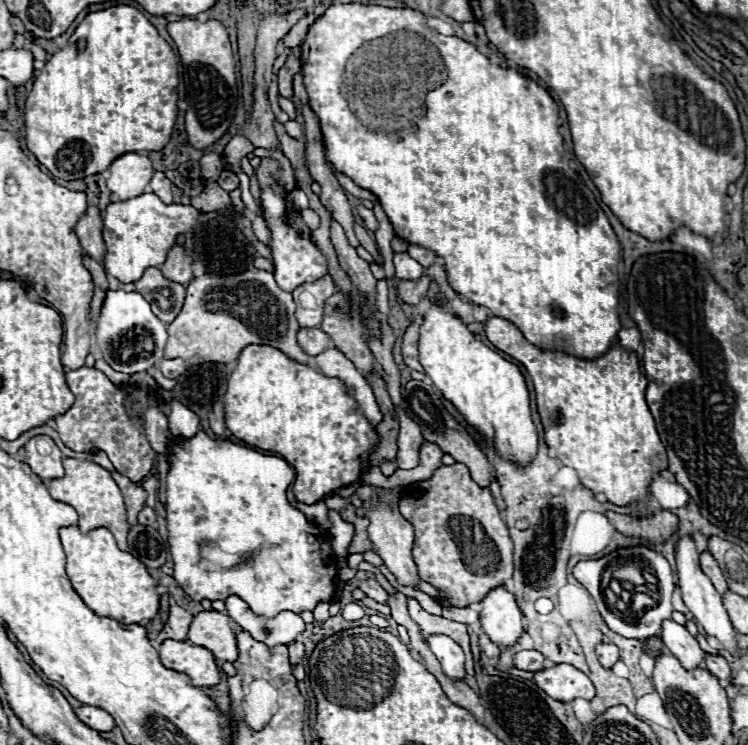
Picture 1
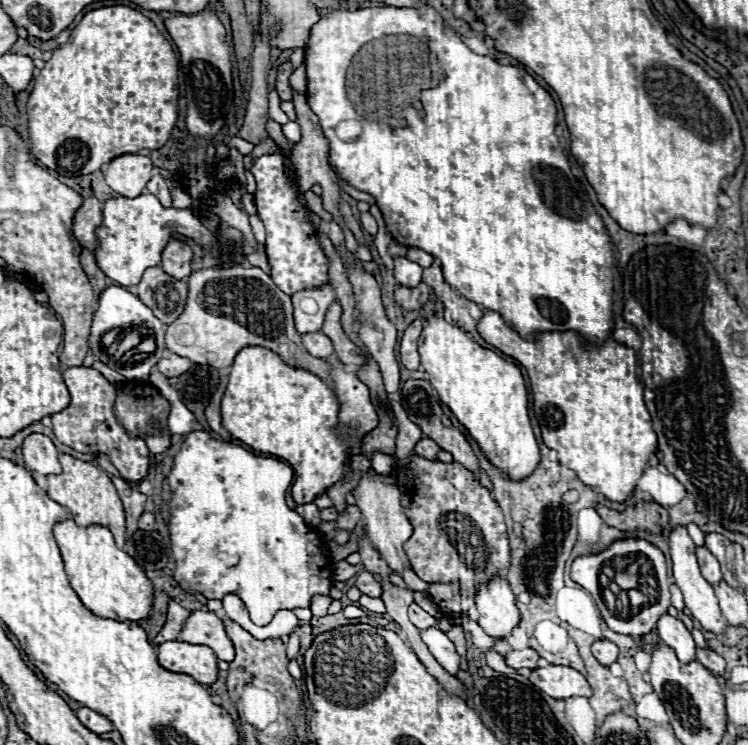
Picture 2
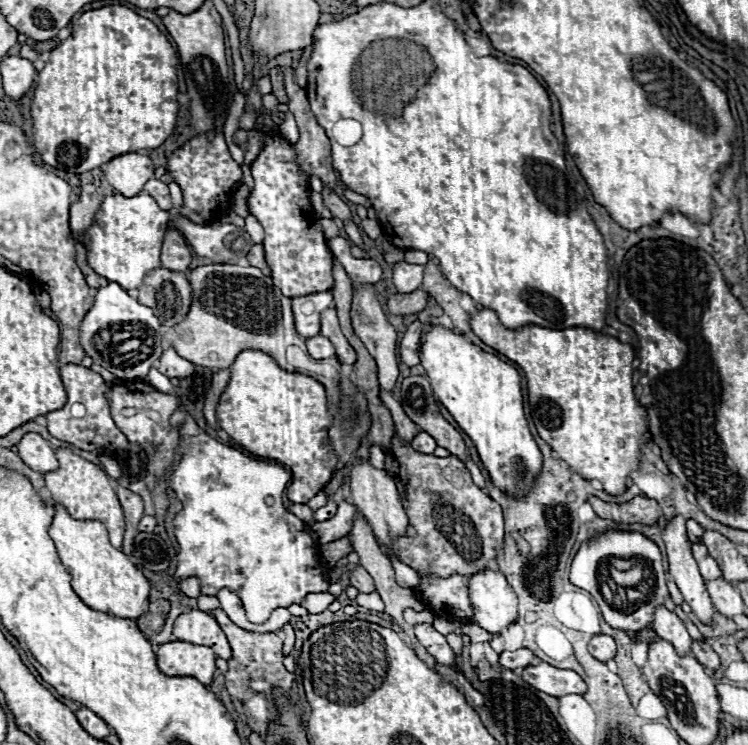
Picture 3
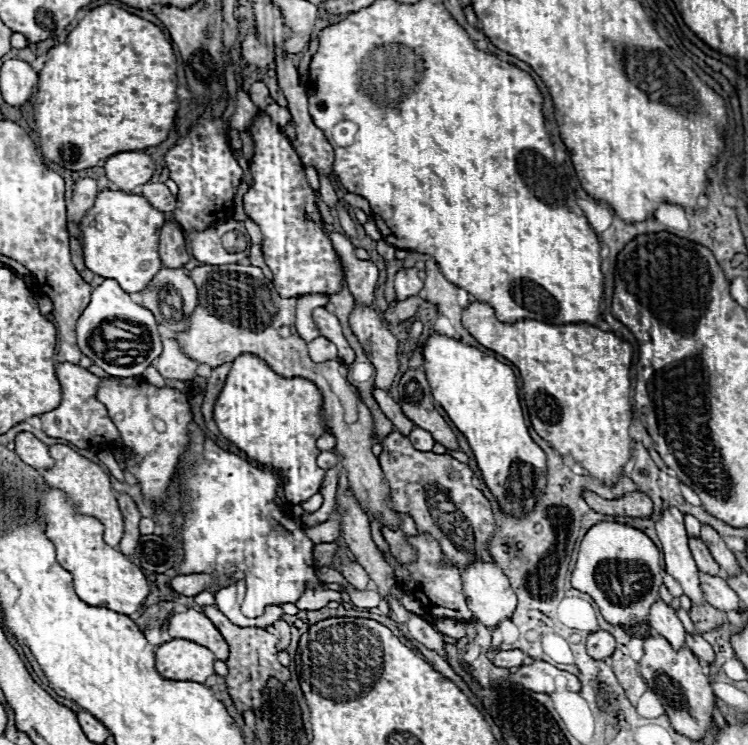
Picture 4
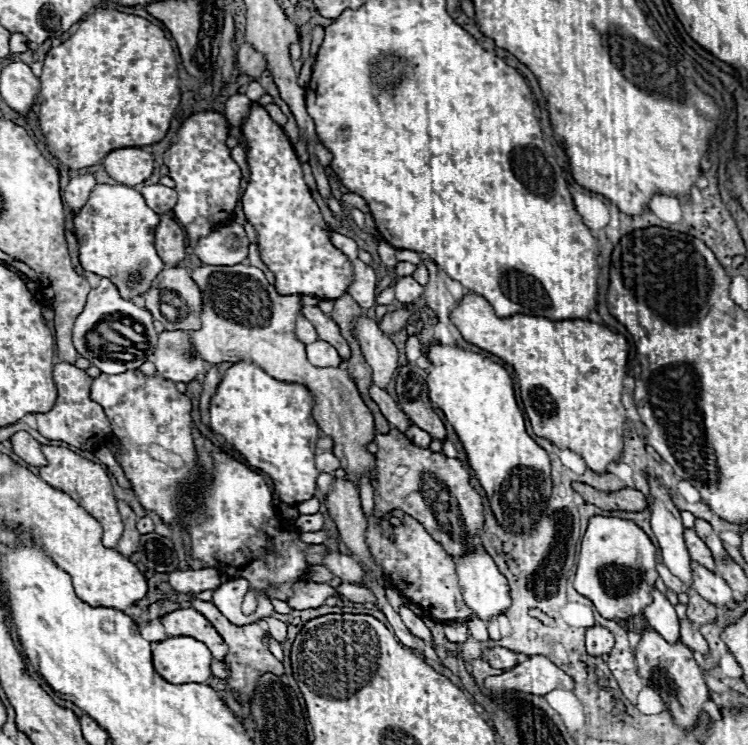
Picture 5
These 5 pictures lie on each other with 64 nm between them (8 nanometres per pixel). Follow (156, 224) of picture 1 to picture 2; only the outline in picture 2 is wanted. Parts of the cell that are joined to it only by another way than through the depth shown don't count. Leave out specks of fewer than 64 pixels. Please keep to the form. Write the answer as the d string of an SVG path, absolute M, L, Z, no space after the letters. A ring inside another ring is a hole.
M140 194L136 198L110 198L104 204L102 224L96 228L100 246L96 248L96 262L100 270L122 286L134 286L150 266L158 266L162 252L172 234L182 234L193 239L205 250L230 244L238 234L234 228L218 230L216 236L202 223L190 208L164 208L154 194Z

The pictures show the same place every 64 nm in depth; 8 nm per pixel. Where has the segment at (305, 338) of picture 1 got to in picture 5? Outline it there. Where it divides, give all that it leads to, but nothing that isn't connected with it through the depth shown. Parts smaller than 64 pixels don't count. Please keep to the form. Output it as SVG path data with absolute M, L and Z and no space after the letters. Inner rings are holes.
M316 340L314 344L308 344L306 354L314 366L340 366L342 364L342 358L338 356L336 348L332 344L326 344L324 340Z

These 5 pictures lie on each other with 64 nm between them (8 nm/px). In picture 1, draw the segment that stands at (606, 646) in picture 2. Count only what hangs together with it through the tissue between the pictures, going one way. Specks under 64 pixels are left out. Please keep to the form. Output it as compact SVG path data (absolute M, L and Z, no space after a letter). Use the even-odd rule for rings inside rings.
M598 644L596 654L604 668L612 668L618 662L618 648L614 644Z

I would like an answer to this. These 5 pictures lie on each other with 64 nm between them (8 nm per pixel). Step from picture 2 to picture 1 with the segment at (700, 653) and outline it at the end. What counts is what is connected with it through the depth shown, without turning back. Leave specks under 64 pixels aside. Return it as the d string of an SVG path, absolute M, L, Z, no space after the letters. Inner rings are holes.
M706 654L706 668L720 680L724 682L732 682L732 670L730 670L730 664L722 658L722 656L712 656L712 654Z

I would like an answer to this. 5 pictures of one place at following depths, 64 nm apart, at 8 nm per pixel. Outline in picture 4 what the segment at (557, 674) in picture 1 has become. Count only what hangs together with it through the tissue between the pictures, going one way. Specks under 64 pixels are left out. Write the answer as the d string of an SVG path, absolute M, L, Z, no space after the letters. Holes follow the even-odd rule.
M534 660L534 664L528 666L520 666L510 680L514 680L516 684L522 684L524 688L532 690L532 692L544 692L544 694L552 694L556 692L558 682L564 682L566 690L570 692L580 692L580 680L564 670L558 670L556 666L544 662L544 660Z

